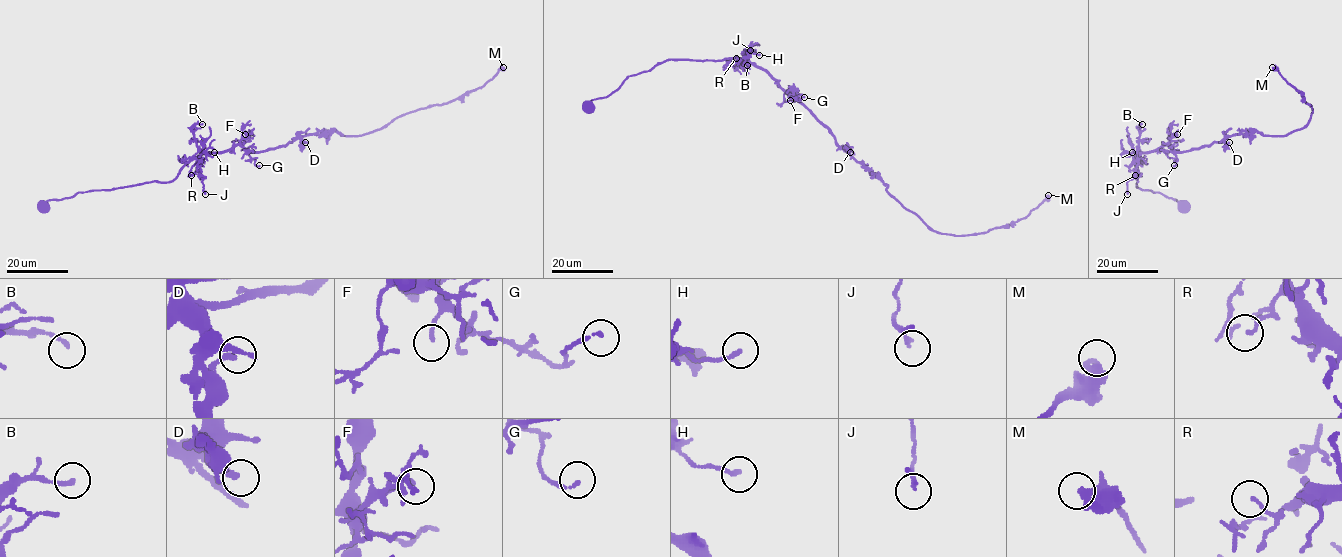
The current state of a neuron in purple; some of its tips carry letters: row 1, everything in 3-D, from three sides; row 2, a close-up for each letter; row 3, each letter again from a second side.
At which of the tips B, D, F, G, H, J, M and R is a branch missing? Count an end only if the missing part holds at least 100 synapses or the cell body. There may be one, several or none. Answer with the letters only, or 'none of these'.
none of these

